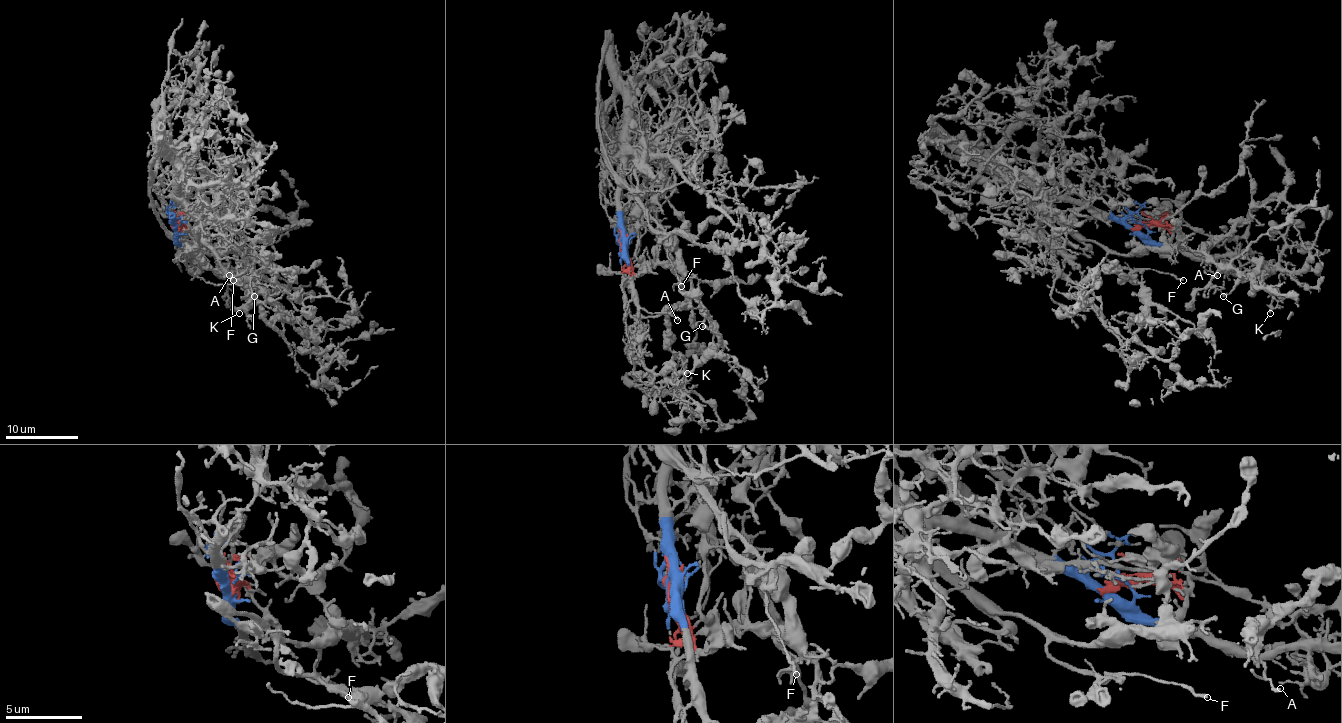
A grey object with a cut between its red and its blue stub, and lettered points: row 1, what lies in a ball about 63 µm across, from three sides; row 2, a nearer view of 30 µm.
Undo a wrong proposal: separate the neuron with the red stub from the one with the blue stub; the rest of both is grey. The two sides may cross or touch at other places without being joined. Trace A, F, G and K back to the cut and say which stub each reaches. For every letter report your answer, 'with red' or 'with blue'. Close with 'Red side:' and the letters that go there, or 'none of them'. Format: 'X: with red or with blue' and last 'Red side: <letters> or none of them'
A: with blue
F: with red
G: with red
K: with blue
Red side: F, G

